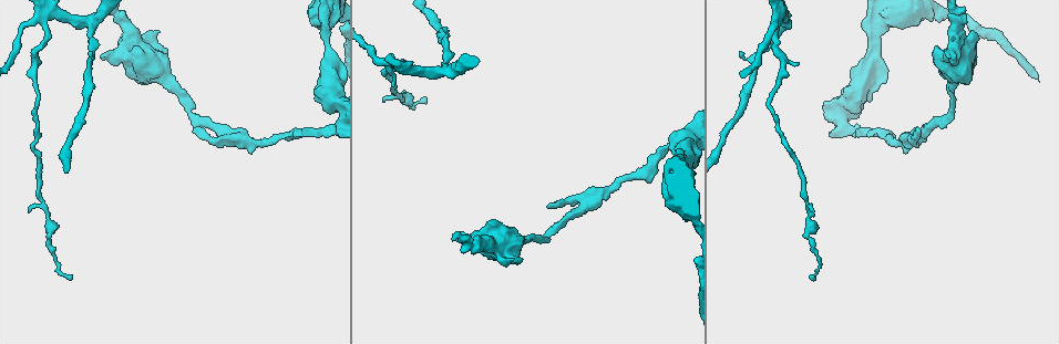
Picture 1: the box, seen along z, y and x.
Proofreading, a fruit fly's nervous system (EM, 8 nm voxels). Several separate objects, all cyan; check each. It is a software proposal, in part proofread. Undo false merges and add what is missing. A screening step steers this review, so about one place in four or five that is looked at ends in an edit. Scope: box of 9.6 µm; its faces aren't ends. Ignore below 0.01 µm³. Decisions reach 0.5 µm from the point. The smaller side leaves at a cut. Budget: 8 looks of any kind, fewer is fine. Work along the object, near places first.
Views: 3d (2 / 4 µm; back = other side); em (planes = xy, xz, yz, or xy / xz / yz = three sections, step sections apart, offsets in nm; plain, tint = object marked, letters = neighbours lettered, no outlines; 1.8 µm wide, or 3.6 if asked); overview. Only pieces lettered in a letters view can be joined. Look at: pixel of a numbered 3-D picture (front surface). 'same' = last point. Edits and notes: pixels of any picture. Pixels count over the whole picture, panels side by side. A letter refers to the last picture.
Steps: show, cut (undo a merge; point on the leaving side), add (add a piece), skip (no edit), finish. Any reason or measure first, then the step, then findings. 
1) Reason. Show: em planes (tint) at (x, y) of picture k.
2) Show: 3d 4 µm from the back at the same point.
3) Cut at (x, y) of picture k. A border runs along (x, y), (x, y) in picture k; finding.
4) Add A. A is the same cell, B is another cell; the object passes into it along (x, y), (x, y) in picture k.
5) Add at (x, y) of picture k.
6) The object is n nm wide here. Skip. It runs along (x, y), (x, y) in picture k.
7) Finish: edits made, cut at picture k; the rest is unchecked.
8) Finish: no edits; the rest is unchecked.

Sudden change in width. Show: em 3.6 µm planes (plain) at (471, 245) of picture 1.

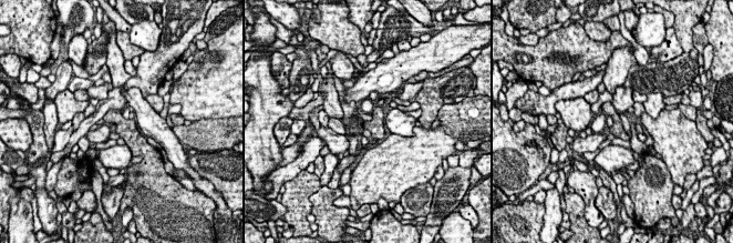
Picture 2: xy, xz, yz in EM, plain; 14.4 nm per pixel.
Show: em 3.6 µm planes (letters) at the same point.

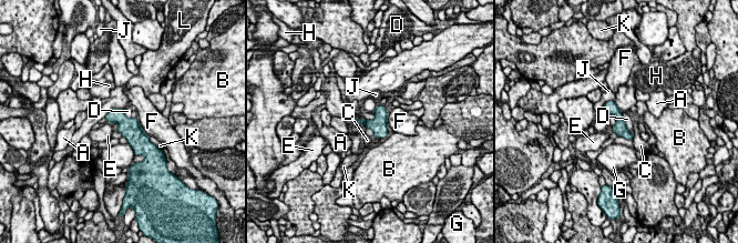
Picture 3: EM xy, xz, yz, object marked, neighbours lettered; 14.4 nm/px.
The longest contact is with D, 400 nm. Skip. A, B, C, D, E, F, G, H, J, K and L are other cells; a border runs along (621, 111), (626, 129), (633, 134) in picture 3; continuous, no second neuron.

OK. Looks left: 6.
A fork. Show: em yz step 4 (tint) at (90, 27) of picture 1.

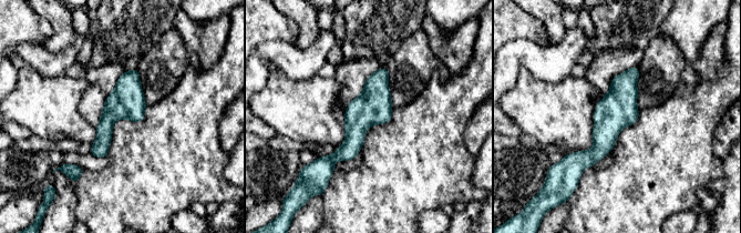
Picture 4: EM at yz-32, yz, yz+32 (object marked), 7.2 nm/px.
Show: em yz step 4 (letters) at the same point.

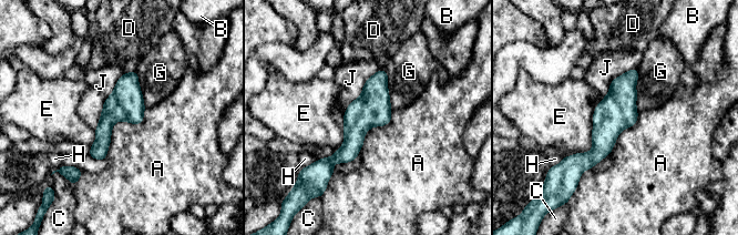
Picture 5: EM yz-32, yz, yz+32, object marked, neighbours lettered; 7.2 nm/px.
Skip. A, B, C, D, E, G, H and J are other cells; a border runs along (145, 109), (113, 124), (105, 157) in picture 5; all the same neuron.

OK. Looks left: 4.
An open end. Show: 3d 2 µm at (813, 280) of picture 1.

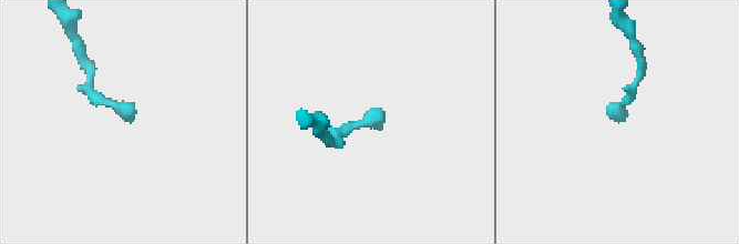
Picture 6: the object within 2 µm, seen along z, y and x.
Show: em planes (letters) at (133, 115) of picture 6.

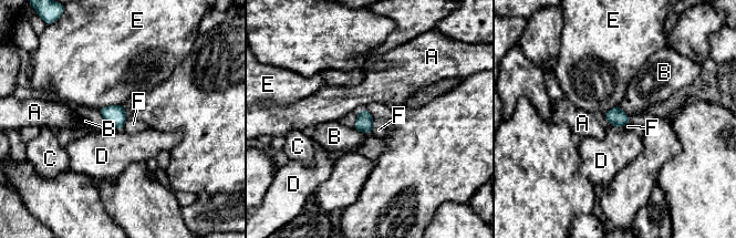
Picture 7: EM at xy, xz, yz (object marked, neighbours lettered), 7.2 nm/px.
The object is 120 nm wide here. Skip. A, B, C, D, E and F are other cells; a border runs along (374, 120), (370, 134) in picture 7; no lettered piece goes on from it.

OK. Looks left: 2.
Finish: no edits; the rest is unchecked.

